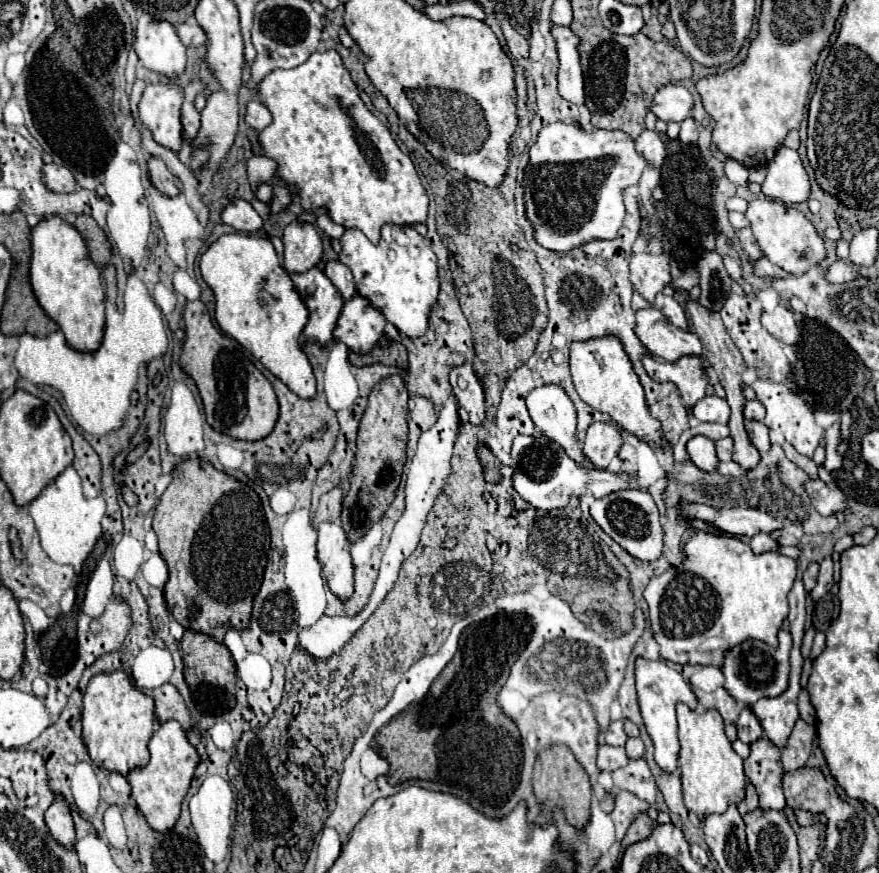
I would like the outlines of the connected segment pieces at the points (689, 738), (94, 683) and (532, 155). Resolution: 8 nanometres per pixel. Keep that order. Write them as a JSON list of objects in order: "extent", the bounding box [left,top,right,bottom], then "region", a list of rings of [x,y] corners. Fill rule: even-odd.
[{"extent":[677,704,745,820],"region":[[[677,704],[679,722],[679,770],[683,780],[683,800],[689,812],[695,812],[699,820],[709,814],[723,814],[731,804],[745,800],[745,774],[743,760],[733,752],[731,742],[725,736],[723,720],[715,710],[689,710],[685,704]]]},{"extent":[81,672,155,776],"region":[[[111,672],[93,676],[81,706],[83,742],[91,760],[109,772],[127,776],[135,768],[143,768],[149,762],[147,744],[155,730],[153,700],[139,692],[125,672]]]},{"extent":[523,122,645,252],"region":[[[551,122],[537,134],[535,144],[529,148],[529,162],[523,176],[525,216],[533,226],[535,242],[553,252],[569,252],[593,240],[613,240],[625,220],[623,190],[635,186],[645,168],[643,156],[635,152],[633,140],[621,130],[595,128],[593,132],[567,124]]]}]

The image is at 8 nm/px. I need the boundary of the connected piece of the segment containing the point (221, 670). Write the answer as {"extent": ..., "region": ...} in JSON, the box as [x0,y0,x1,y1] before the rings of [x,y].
{"extent":[181,632,235,716],"region":[[[187,632],[181,640],[183,650],[183,662],[185,662],[185,682],[189,684],[191,698],[199,710],[199,714],[205,716],[221,716],[229,712],[235,706],[235,664],[227,650],[227,646],[211,640],[209,636],[203,636],[201,632]]]}

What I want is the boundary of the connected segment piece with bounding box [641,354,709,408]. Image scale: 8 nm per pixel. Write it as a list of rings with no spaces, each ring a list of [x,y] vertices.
[[[643,356],[643,368],[655,382],[673,382],[677,390],[681,392],[681,398],[687,408],[691,408],[697,400],[705,396],[705,386],[709,384],[707,380],[707,370],[705,370],[705,356],[681,356],[675,362],[659,360],[655,356]]]

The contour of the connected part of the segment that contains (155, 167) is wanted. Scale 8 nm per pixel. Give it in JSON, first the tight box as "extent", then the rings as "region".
{"extent":[147,158,179,196],"region":[[[149,158],[147,160],[147,170],[149,170],[149,178],[151,178],[151,184],[159,190],[159,192],[163,192],[163,194],[167,194],[167,196],[177,196],[179,194],[179,190],[177,190],[177,186],[175,186],[175,176],[167,170],[167,166],[159,160],[159,158]]]}

